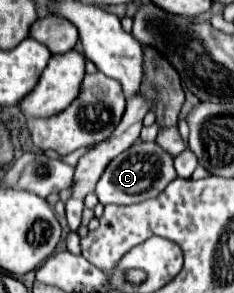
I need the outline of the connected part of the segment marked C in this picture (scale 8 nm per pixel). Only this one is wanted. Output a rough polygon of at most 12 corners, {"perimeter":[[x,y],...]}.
{"perimeter":[[136,142],[96,184],[100,204],[156,198],[174,178],[174,158]]}

